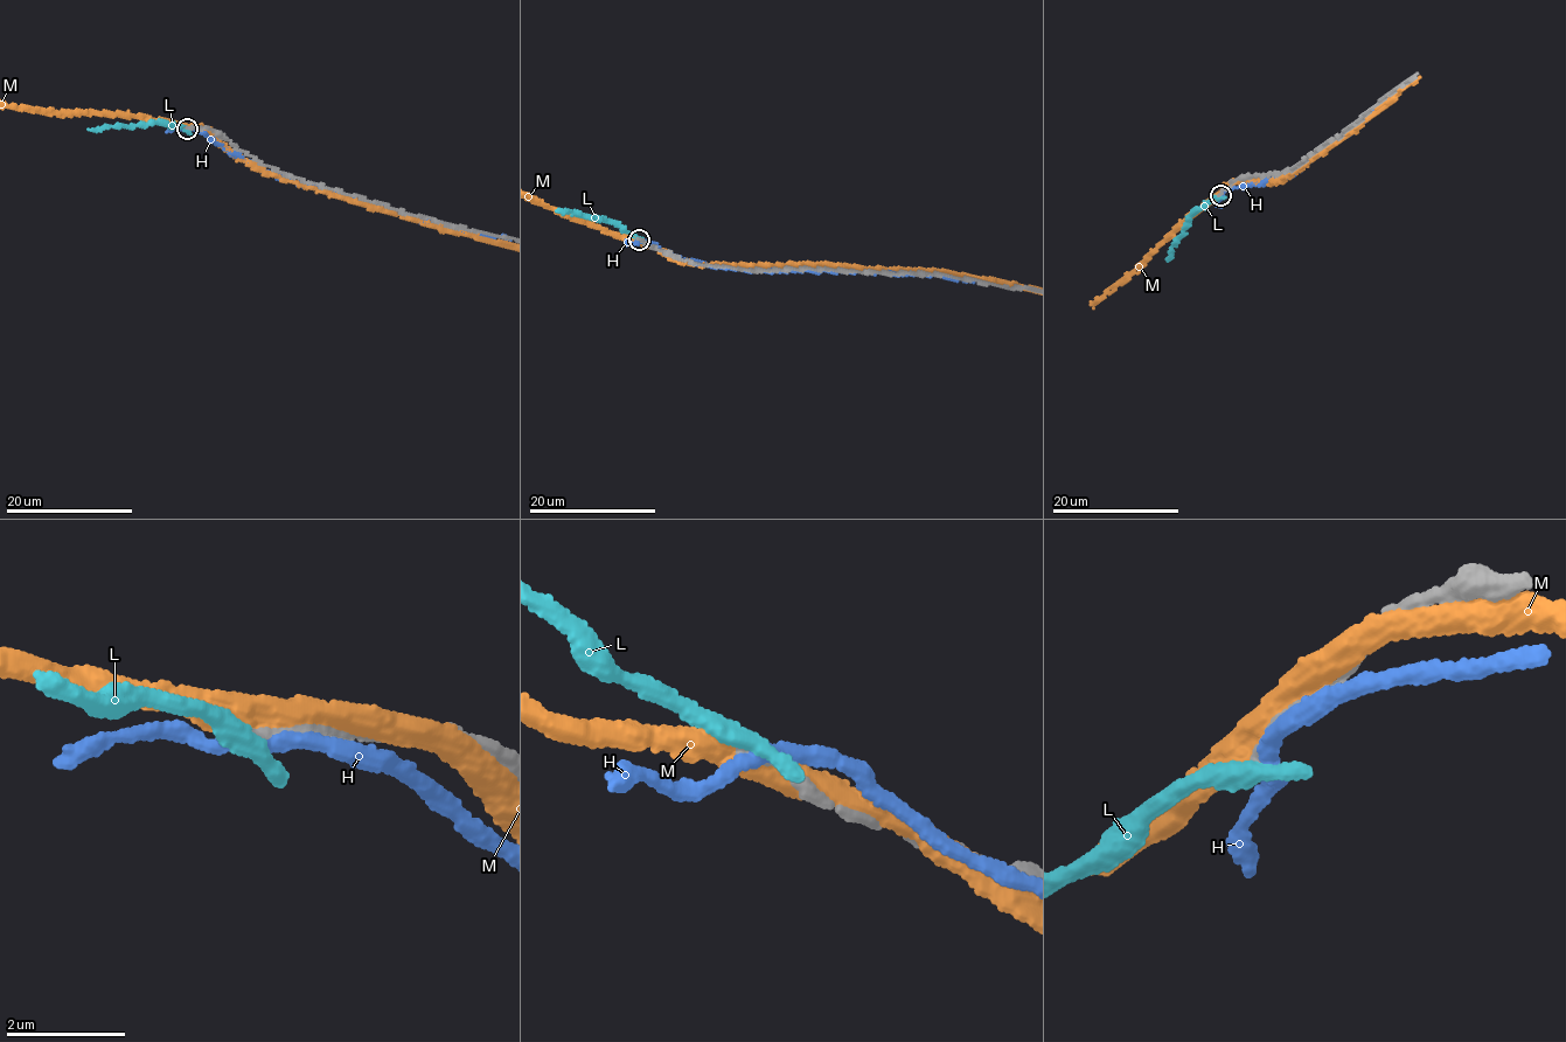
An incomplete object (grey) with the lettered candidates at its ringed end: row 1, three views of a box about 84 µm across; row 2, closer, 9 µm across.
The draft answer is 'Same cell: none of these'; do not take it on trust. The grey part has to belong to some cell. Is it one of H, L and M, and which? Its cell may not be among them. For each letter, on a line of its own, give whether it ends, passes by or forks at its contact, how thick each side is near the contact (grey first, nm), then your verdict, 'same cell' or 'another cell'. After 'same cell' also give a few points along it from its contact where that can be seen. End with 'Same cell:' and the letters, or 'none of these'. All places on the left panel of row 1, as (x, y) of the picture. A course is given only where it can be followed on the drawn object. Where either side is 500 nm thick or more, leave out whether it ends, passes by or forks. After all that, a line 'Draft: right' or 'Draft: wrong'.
H: it passes by; 200 nm thick on the grey side, 260 nm on the other; another cell
L: it ends there; 150 nm thick on the grey side, 420 nm on the other; another cell
M: it passes by; 160 nm thick on the grey side, 400 nm on the other; another cell
Same cell: none of these
Draft: right

